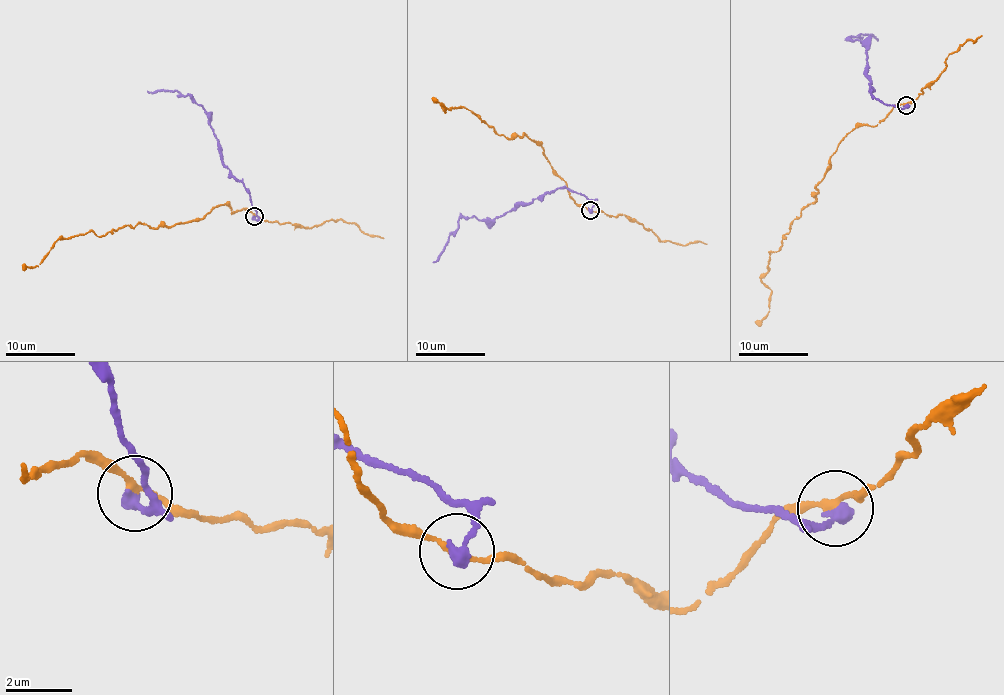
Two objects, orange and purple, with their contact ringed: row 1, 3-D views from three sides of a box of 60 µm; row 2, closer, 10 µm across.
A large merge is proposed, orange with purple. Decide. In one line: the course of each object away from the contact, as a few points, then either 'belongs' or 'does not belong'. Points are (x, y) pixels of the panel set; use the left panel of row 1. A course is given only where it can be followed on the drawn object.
course orange (255, 217), (217, 204), (177, 224), (61, 236), (39, 264), (23, 265); course purple (255, 217), (257, 218), (249, 192), (224, 165), (220, 141), (194, 97), (174, 91), (146, 90); does not belong

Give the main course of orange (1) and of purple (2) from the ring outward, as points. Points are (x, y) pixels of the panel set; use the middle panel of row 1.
1: (590, 209), (574, 203), (541, 147), (524, 134), (508, 139), (467, 108), (441, 105), (444, 112), (432, 97)
2: (590, 209), (592, 201), (565, 188), (492, 221), (464, 217), (432, 263)

